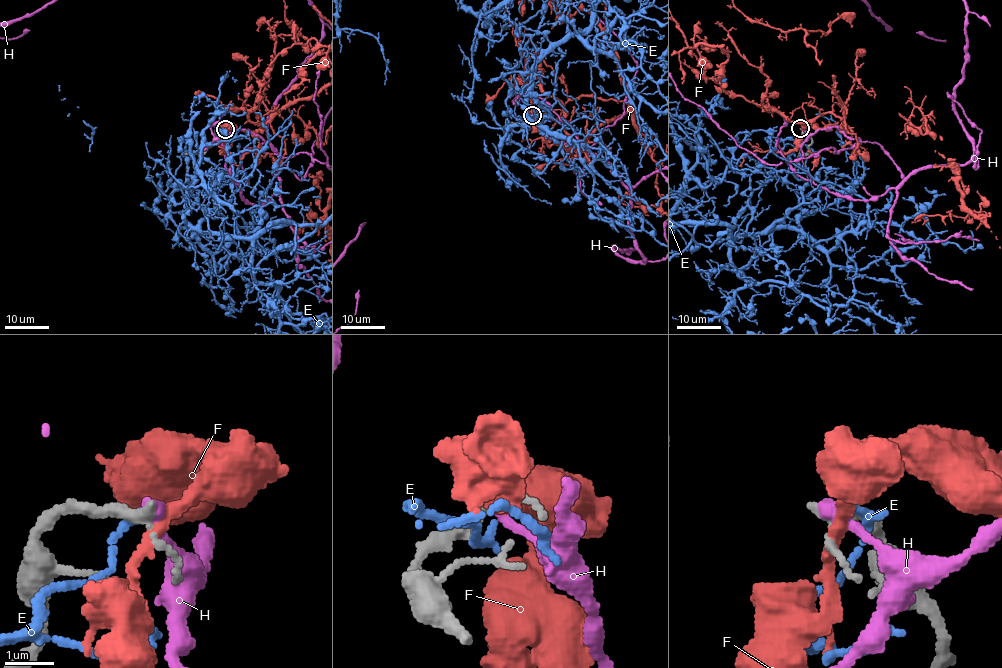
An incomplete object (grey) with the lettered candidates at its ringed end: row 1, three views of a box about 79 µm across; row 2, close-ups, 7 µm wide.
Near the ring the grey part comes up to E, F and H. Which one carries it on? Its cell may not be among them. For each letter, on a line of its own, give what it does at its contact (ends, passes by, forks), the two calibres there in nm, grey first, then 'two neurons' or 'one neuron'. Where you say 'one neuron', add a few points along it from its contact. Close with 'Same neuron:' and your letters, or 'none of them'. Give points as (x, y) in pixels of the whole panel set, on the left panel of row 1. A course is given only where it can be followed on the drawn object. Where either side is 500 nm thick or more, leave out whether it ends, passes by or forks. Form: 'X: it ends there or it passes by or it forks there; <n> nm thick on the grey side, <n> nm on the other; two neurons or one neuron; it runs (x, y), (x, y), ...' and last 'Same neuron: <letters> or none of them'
E: it ends there; 240 nm thick on the grey side, 190 nm on the other; two neurons
F: it passes by; 200 nm thick on the grey side, 240 nm on the other; two neurons
H: it ends there; 220 nm thick on the grey side, 300 nm on the other; two neurons
Same neuron: none of them

